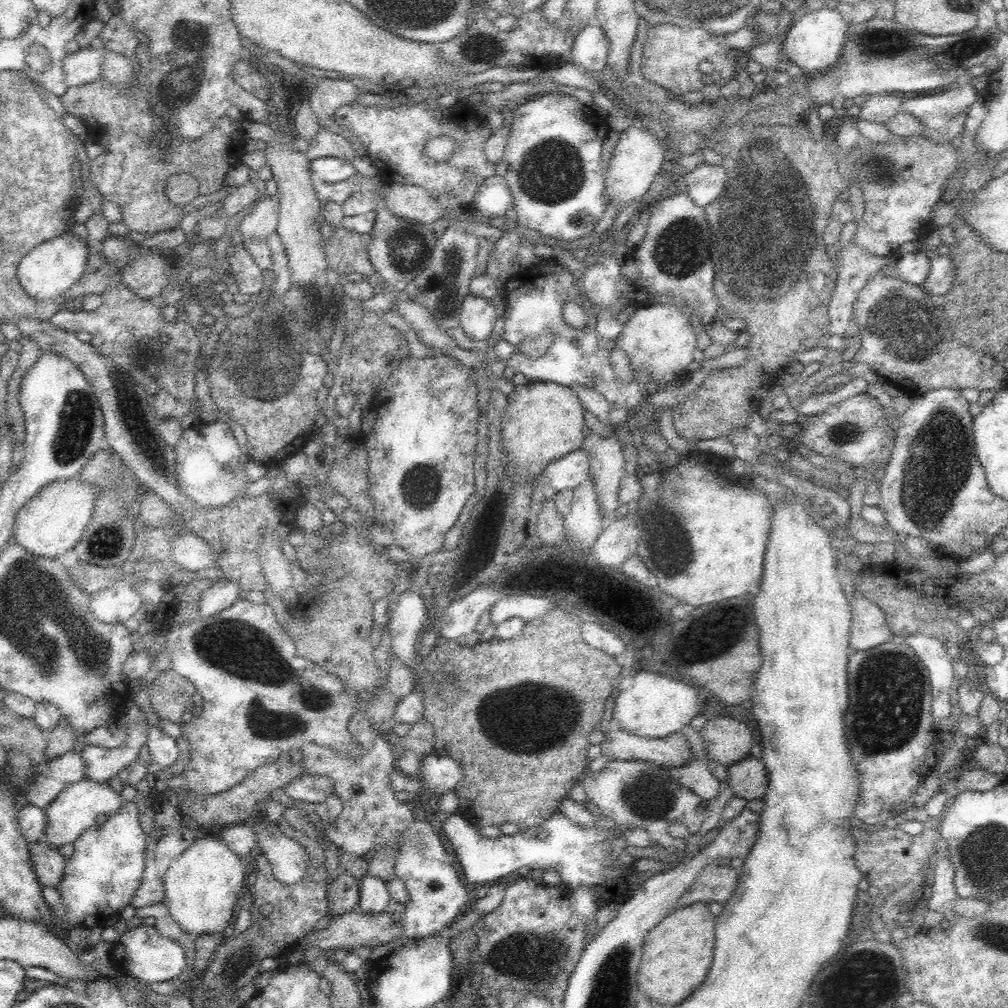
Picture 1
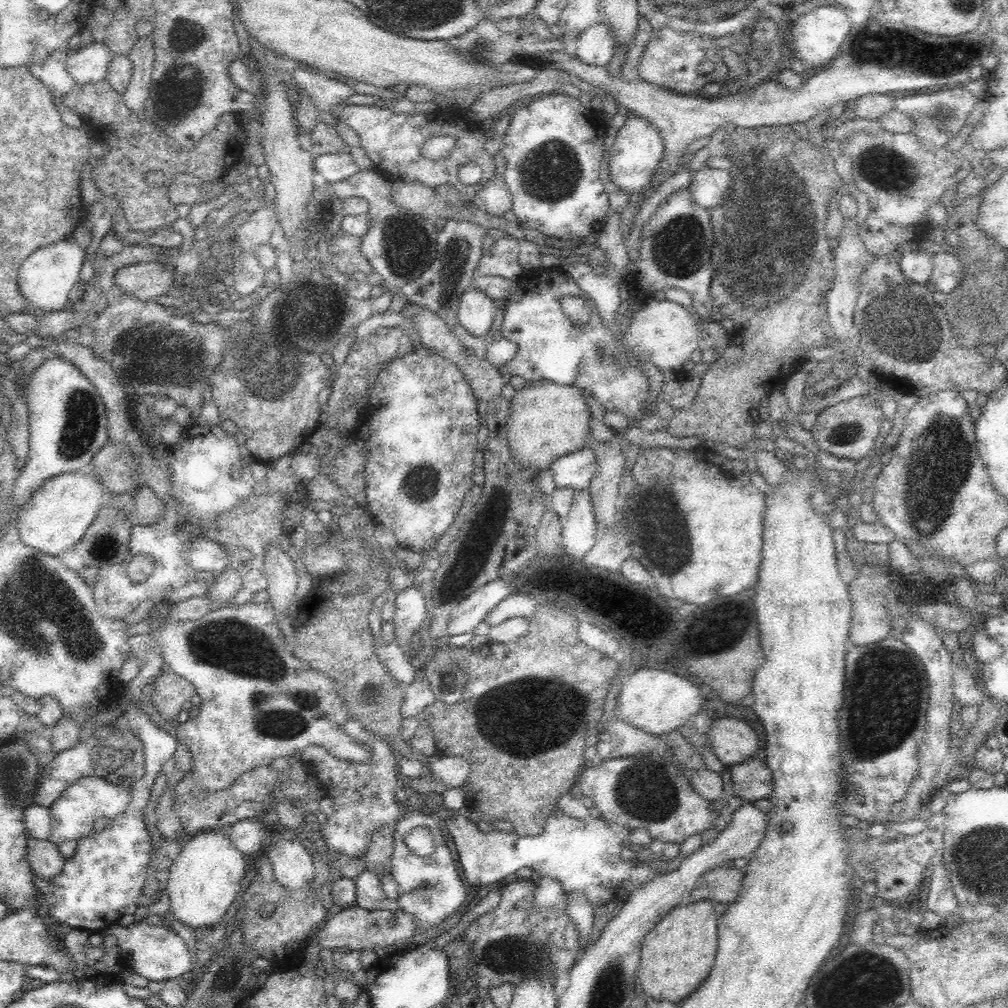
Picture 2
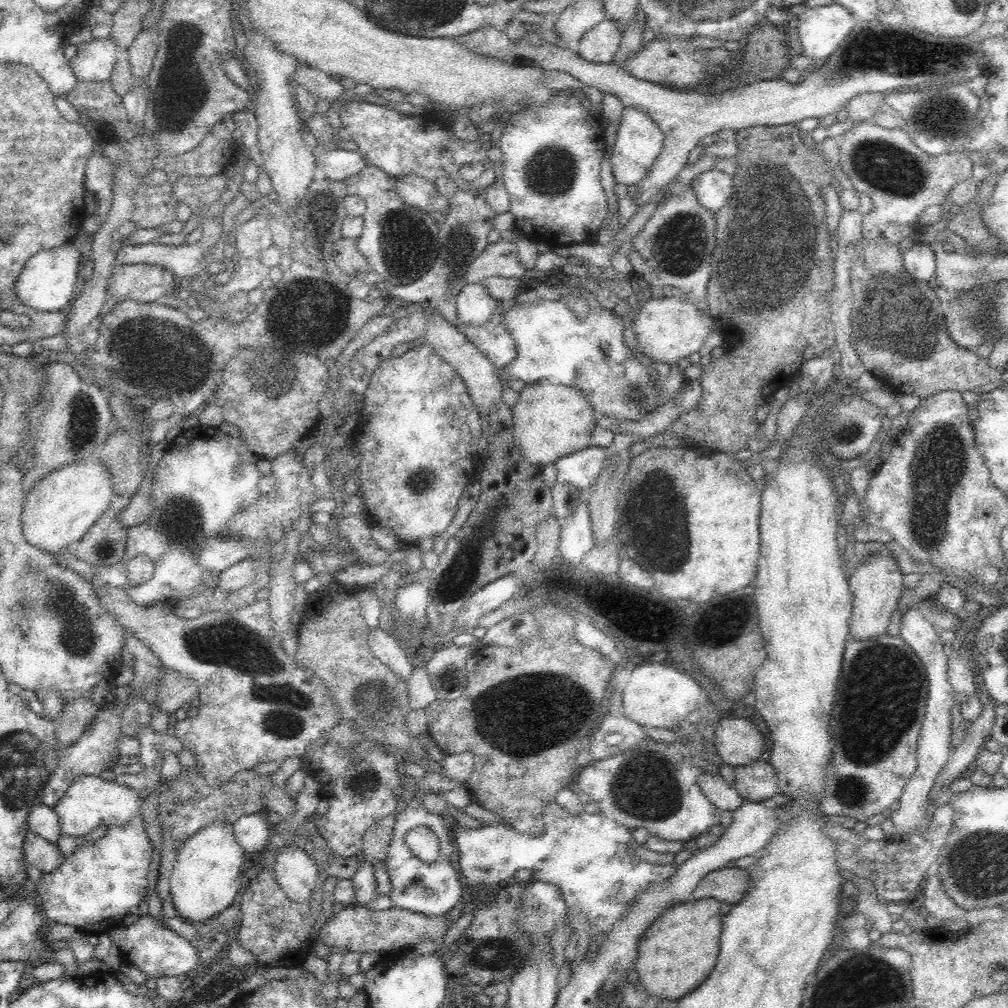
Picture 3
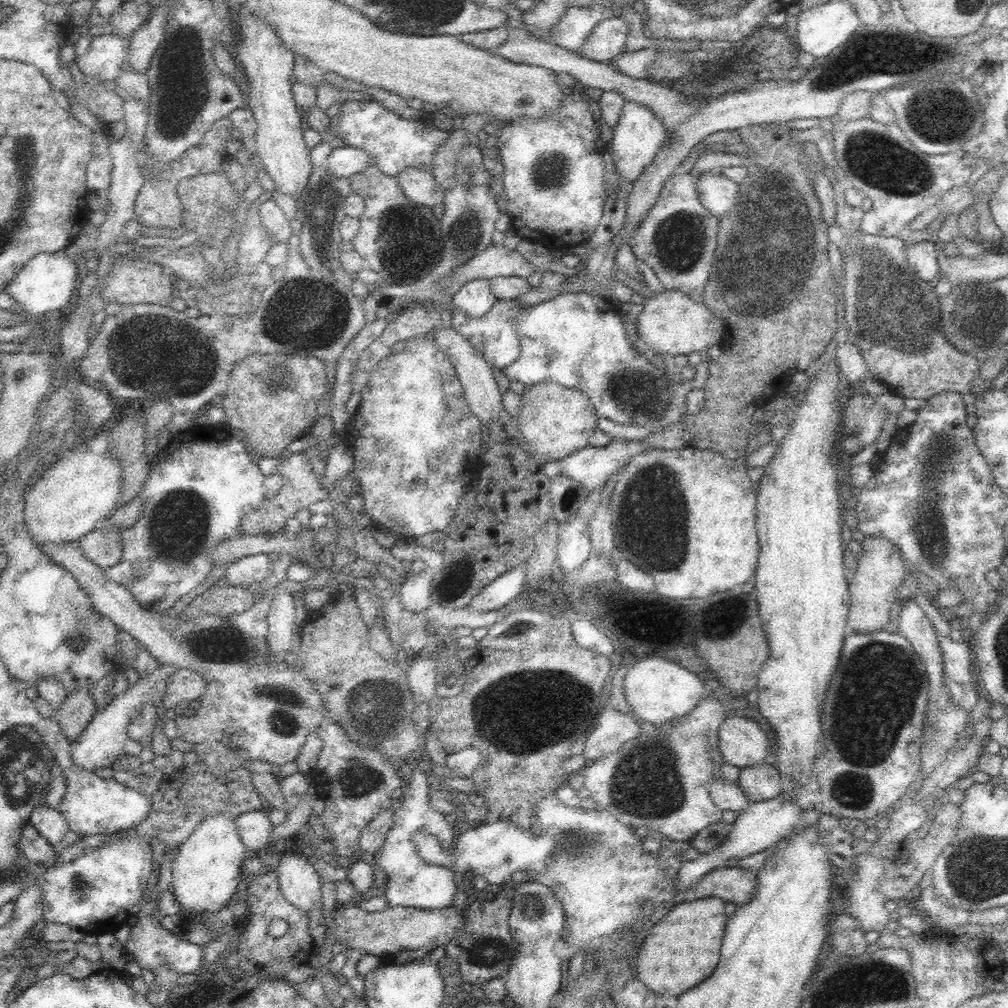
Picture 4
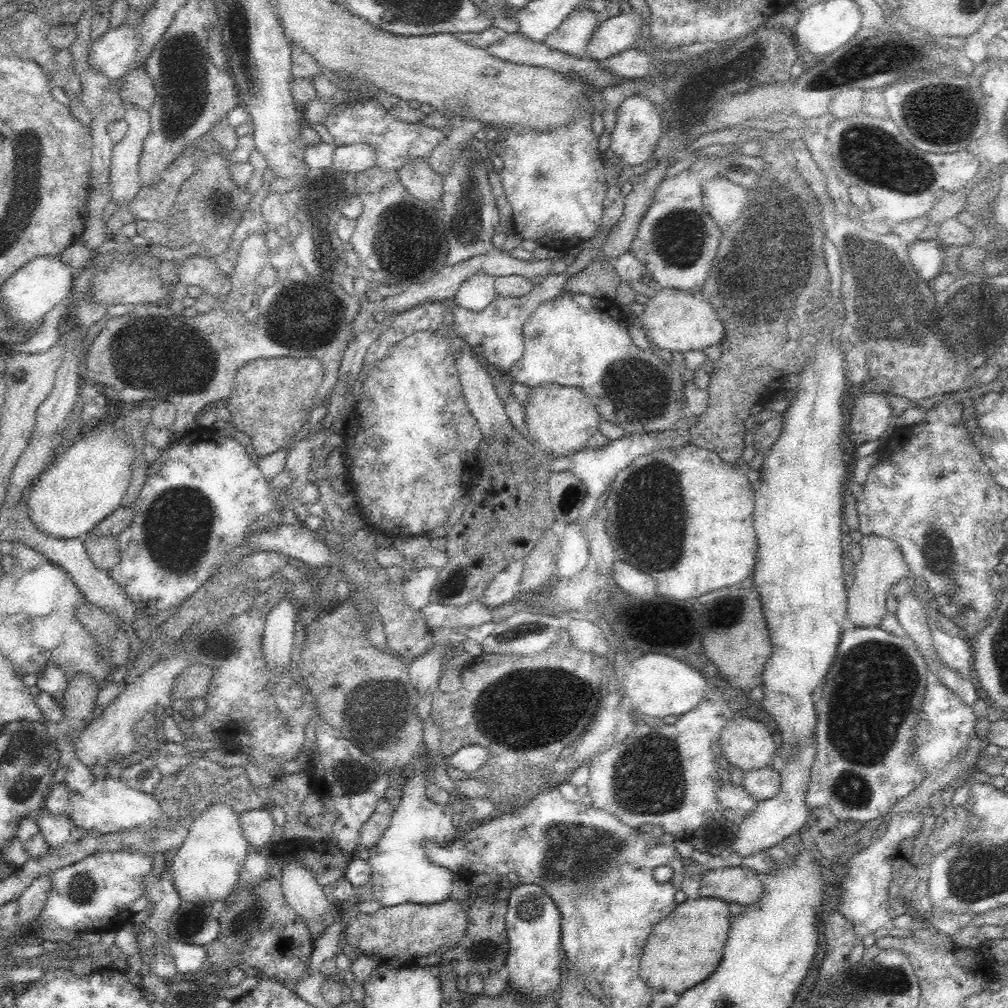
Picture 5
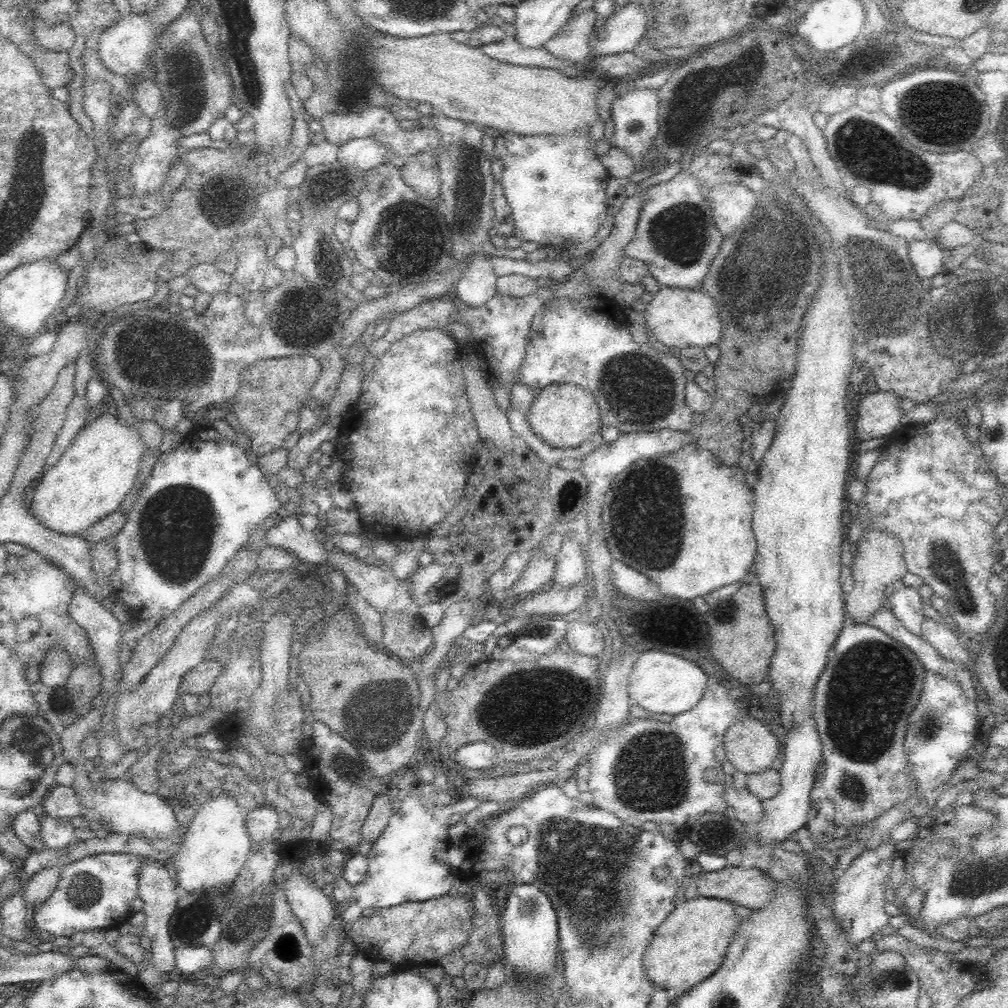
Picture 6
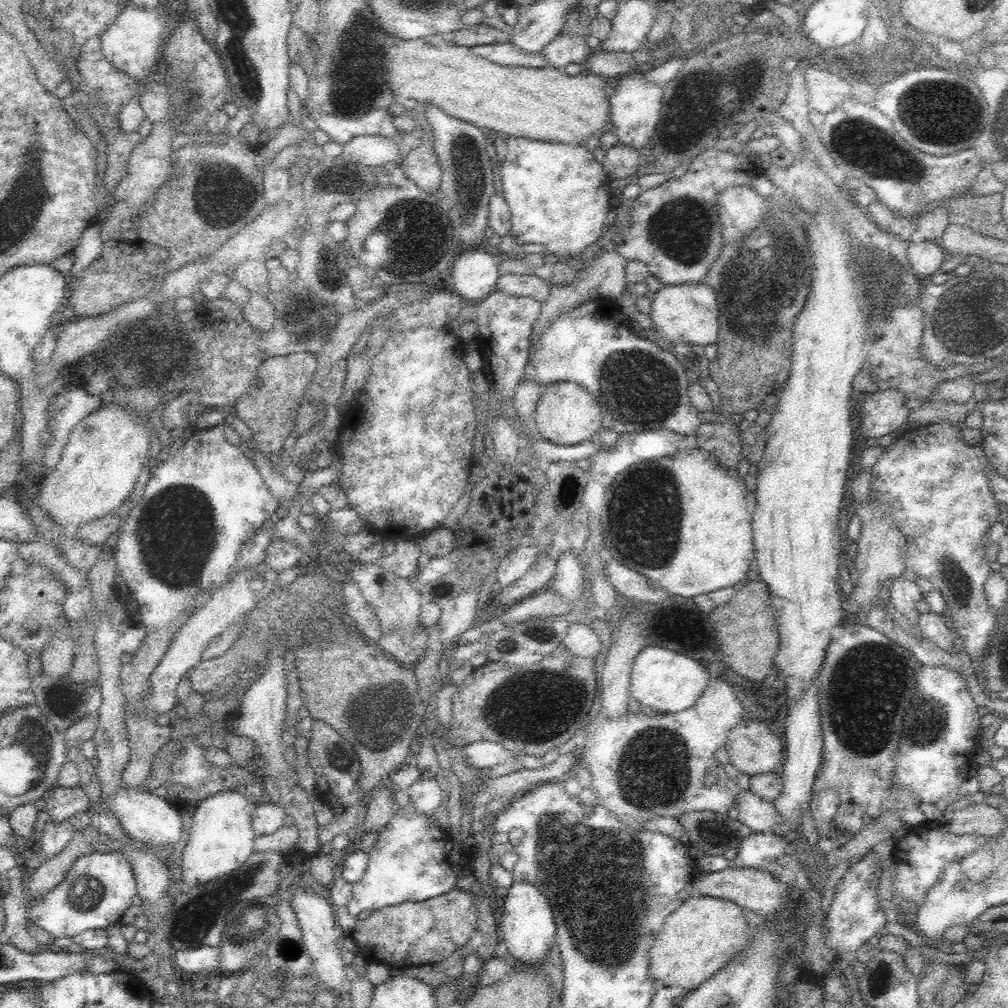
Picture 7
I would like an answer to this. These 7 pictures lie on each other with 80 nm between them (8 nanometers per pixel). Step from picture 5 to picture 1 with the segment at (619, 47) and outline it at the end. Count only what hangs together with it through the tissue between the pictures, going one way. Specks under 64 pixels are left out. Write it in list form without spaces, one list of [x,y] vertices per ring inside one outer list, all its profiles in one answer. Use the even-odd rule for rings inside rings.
[[[597,23],[584,24],[576,36],[572,50],[571,62],[579,68],[601,72],[607,64],[609,40],[604,29]]]

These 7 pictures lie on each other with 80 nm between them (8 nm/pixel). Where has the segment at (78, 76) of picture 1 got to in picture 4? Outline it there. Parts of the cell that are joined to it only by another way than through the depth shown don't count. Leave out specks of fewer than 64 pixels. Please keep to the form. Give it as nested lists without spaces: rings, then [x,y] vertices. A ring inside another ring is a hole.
[[[102,33],[93,37],[90,48],[82,55],[74,60],[73,67],[81,70],[86,76],[96,76],[102,81],[115,81],[121,73],[122,64],[127,62],[130,52],[130,39],[119,34]]]

